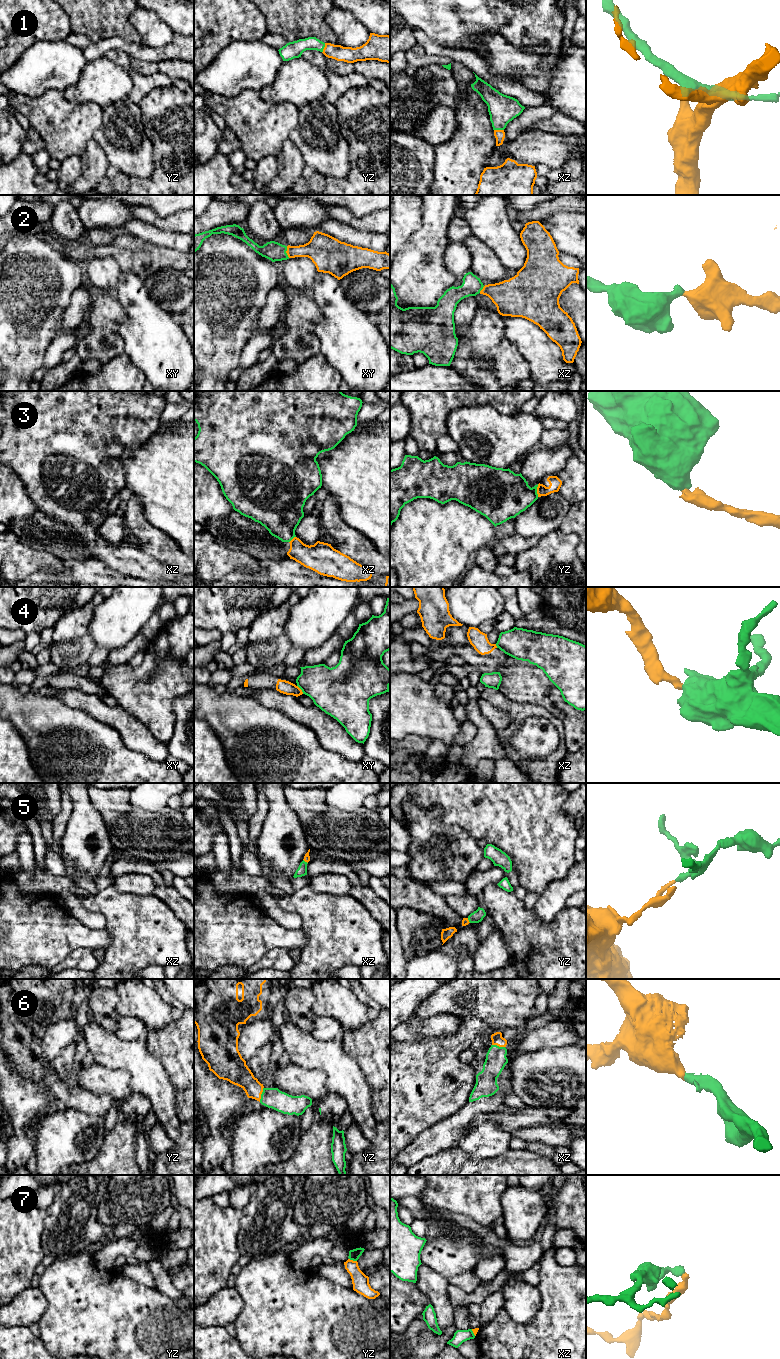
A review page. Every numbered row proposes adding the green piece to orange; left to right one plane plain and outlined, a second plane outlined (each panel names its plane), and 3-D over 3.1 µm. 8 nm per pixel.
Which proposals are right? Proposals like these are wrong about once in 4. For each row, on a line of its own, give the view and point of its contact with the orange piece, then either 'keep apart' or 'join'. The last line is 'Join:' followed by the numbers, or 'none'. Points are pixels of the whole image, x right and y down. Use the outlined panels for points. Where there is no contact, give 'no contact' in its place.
1: xz (499, 130) | join
2: xy (286, 252) | join
3: yz (537, 490) | join
4: xy (300, 689) | keep apart
5: xz (305, 861) | join
6: yz (261, 1093) | join
7: yz (352, 1260) | keep apart
Join: 1, 2, 3, 5, 6

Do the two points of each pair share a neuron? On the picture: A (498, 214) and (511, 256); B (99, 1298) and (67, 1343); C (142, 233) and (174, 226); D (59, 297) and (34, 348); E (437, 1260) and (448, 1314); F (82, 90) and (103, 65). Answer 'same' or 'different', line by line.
A: same
B: same
C: different
D: same
E: different
F: same

